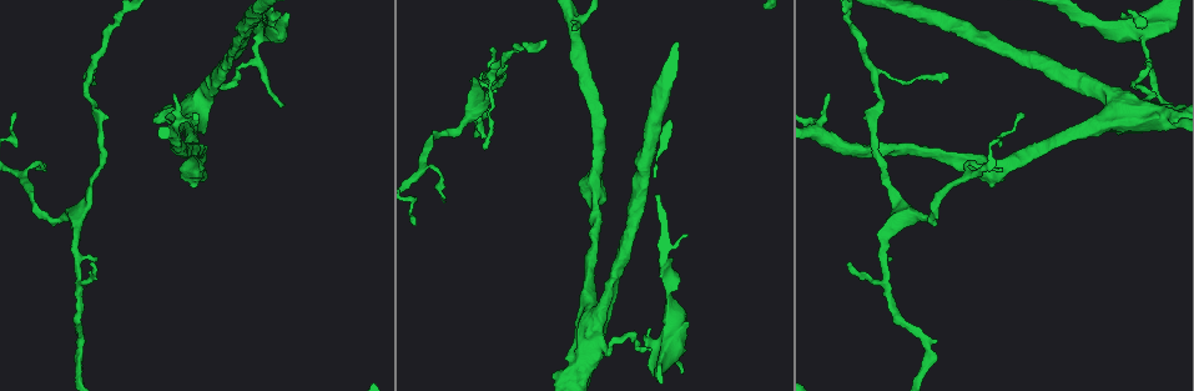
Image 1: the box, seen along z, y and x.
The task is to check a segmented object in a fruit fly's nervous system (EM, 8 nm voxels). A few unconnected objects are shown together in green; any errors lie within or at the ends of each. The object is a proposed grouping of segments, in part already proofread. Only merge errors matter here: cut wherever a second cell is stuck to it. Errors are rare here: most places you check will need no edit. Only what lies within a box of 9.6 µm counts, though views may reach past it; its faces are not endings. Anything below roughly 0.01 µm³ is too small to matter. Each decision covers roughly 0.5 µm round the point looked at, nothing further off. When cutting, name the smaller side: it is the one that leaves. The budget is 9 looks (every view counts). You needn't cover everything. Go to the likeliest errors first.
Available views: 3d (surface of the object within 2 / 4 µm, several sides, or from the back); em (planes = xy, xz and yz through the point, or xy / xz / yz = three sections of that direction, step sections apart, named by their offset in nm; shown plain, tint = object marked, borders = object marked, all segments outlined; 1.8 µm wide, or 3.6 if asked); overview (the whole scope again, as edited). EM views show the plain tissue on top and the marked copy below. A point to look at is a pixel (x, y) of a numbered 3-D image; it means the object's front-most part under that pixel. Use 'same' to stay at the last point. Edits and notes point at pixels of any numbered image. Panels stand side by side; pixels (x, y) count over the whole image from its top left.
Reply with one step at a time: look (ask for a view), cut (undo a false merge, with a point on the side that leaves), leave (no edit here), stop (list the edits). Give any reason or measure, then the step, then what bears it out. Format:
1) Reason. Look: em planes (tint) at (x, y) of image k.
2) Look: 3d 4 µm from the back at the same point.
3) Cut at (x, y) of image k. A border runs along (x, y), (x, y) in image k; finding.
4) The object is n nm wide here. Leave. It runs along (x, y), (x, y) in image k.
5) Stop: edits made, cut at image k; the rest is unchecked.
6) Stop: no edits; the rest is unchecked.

Look: 3d 2 µm at (92, 71) of image 1.

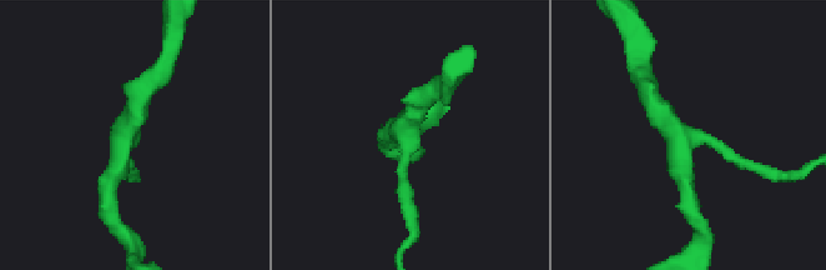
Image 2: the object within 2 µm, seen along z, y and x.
Shape alone is not enough. Look: em planes (borders) at (404, 123) of image 2.

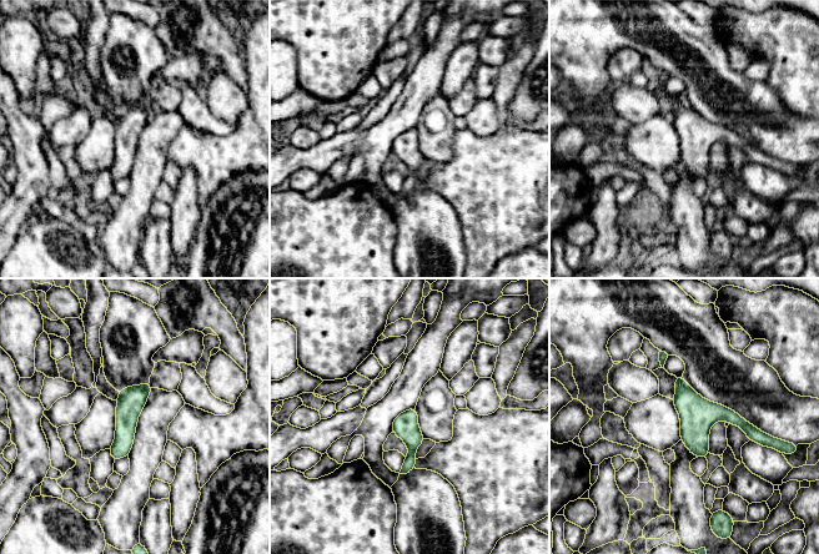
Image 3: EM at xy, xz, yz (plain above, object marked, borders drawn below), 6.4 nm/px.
Leave. It runs along (678, 378), (704, 412), (762, 437) in image 3; continuous, no second cell.

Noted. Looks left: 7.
Side arm on a straight run. Look: em planes (tint) at (822, 135) of image 1.

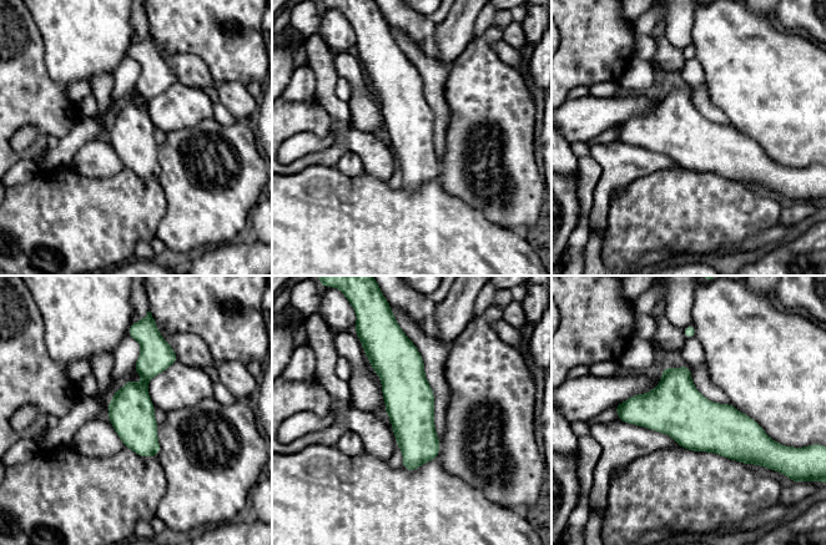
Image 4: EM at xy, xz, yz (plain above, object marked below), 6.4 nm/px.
Leave. It runs along (619, 408), (680, 410), (761, 442) in image 4; continuous, no second cell.

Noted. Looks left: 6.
Arms part here. Look: em xy step 4 (tint) at (883, 281) of image 1.

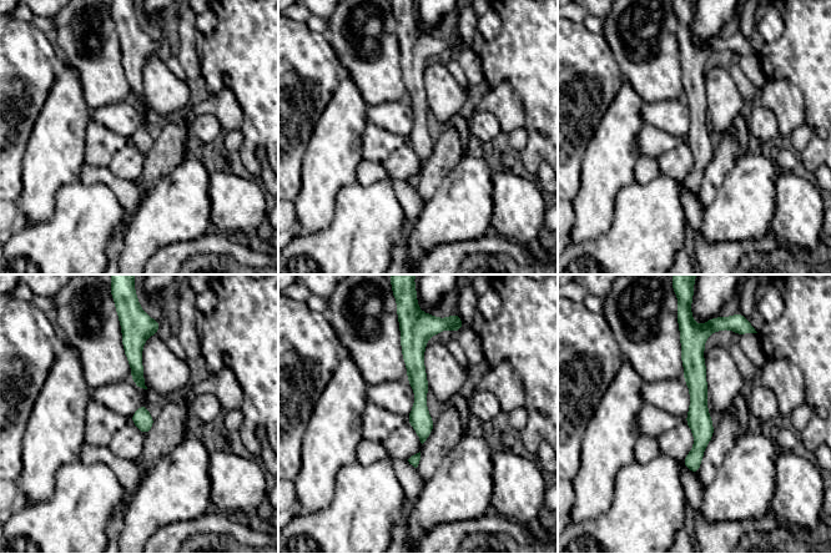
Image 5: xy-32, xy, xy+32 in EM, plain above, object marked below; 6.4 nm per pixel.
Look: em planes (borders) at the same point.

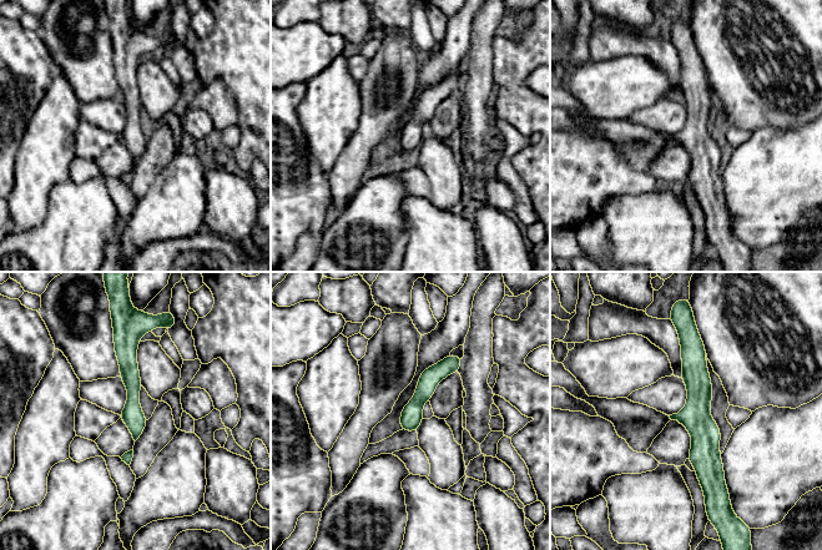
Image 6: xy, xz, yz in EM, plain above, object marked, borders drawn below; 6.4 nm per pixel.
The object is 140 nm wide here. Leave. It runs along (684, 337), (699, 383), (704, 485) in image 6; one cell here.

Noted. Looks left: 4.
Abrupt turn. Look: 3d 4 µm at (578, 373) of image 1.

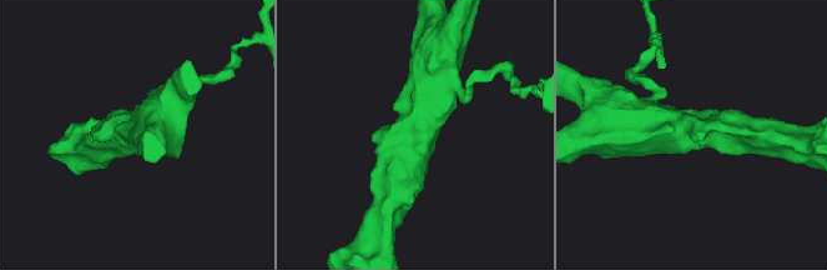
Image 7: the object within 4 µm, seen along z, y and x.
Look: em xy step 4 (tint) at (698, 131) of image 7.

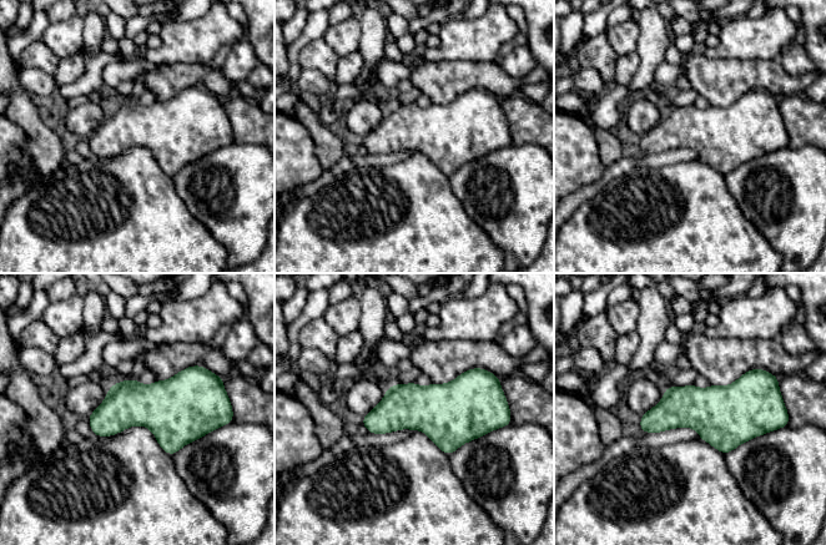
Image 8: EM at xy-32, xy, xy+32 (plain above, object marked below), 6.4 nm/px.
Leave. Continuous, no second cell.

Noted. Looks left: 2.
Stop: no edits; the rest is unchecked.

